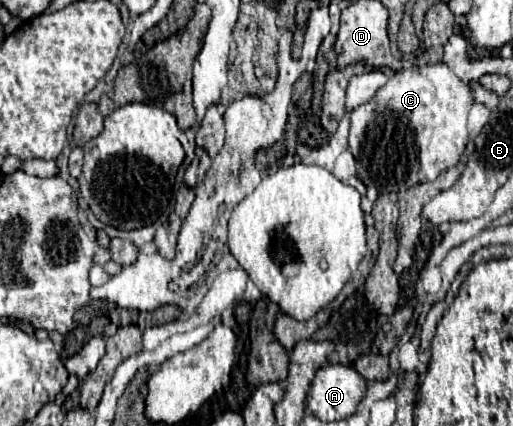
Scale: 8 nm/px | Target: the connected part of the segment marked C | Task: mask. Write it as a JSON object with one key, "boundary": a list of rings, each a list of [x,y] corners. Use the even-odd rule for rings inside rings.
{"boundary":[[[444,62],[396,72],[370,102],[350,114],[350,150],[356,158],[358,178],[366,186],[374,182],[380,192],[406,192],[416,184],[434,180],[442,170],[456,166],[468,142],[466,118],[472,104],[474,96],[470,84],[460,80]]]}

